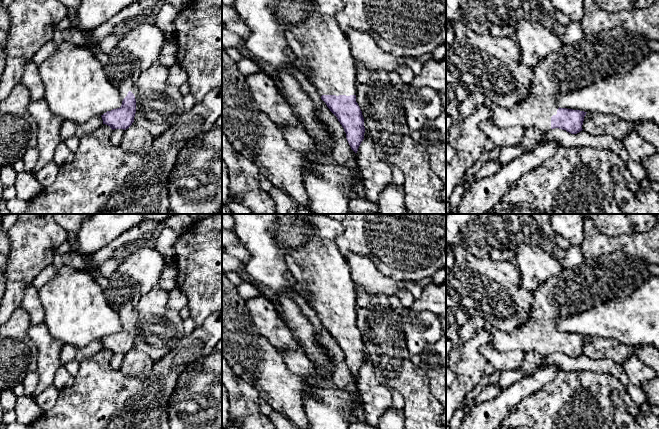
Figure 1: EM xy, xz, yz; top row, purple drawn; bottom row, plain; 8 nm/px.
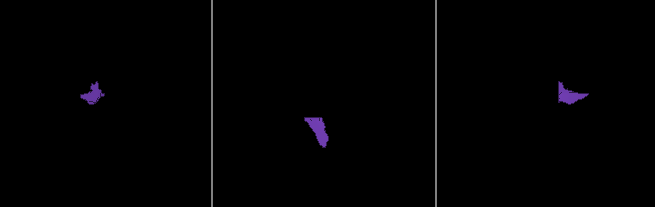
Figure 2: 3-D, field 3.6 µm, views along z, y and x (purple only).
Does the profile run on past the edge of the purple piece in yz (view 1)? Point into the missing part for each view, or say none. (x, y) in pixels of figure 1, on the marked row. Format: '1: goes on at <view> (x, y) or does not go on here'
1: goes on at yz (593, 58)

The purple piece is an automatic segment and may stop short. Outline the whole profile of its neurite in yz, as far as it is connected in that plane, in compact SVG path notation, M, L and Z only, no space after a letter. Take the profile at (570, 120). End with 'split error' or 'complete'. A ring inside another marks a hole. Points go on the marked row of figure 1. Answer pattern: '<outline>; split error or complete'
M623 29L605 30L596 36L584 35L578 42L563 45L559 51L540 61L534 68L529 95L512 108L497 105L482 94L471 94L458 105L459 116L465 118L474 112L477 106L485 104L490 109L488 119L499 128L520 126L524 129L535 128L542 132L559 128L577 134L583 130L582 125L587 112L560 108L557 96L618 74L628 73L652 52L646 37L638 33L625 32Z; split error

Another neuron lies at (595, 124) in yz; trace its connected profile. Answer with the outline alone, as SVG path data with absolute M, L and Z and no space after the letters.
M587 112L582 129L591 135L601 136L608 134L616 140L622 141L628 133L636 131L636 124L624 121L617 116Z

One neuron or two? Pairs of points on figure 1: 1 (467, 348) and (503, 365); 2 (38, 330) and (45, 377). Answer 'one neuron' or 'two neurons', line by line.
1: two neurons
2: one neuron

